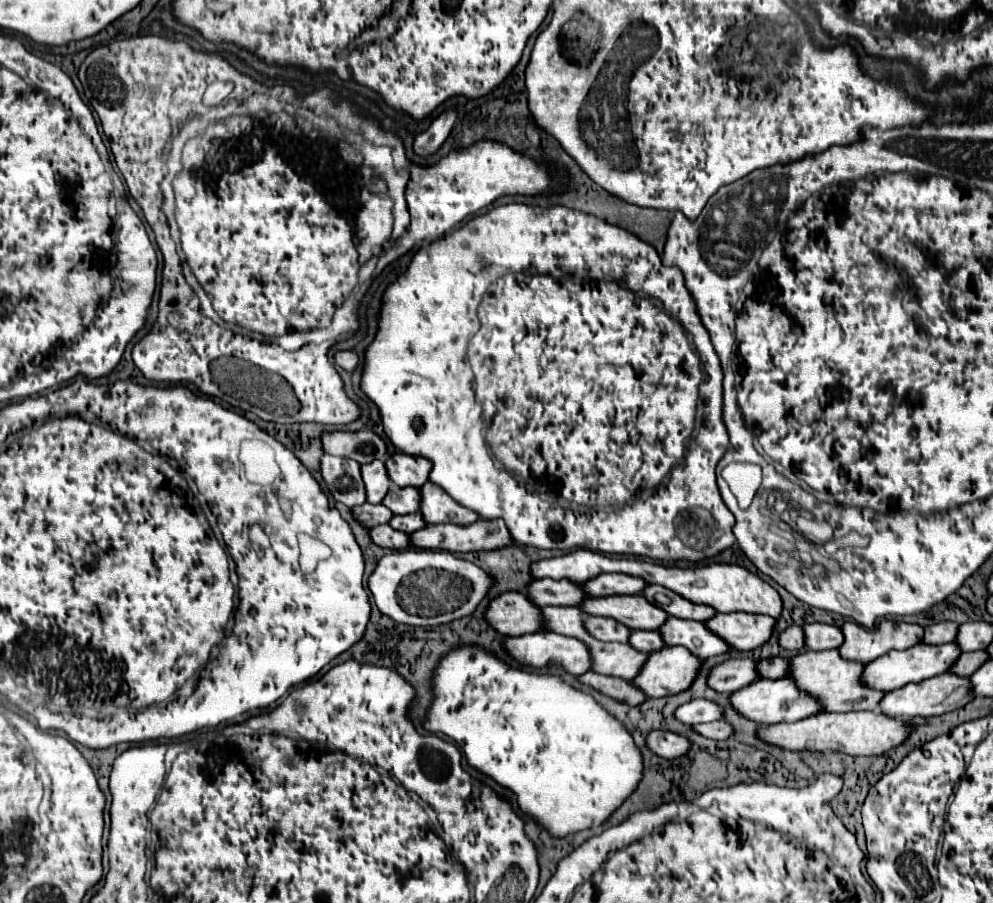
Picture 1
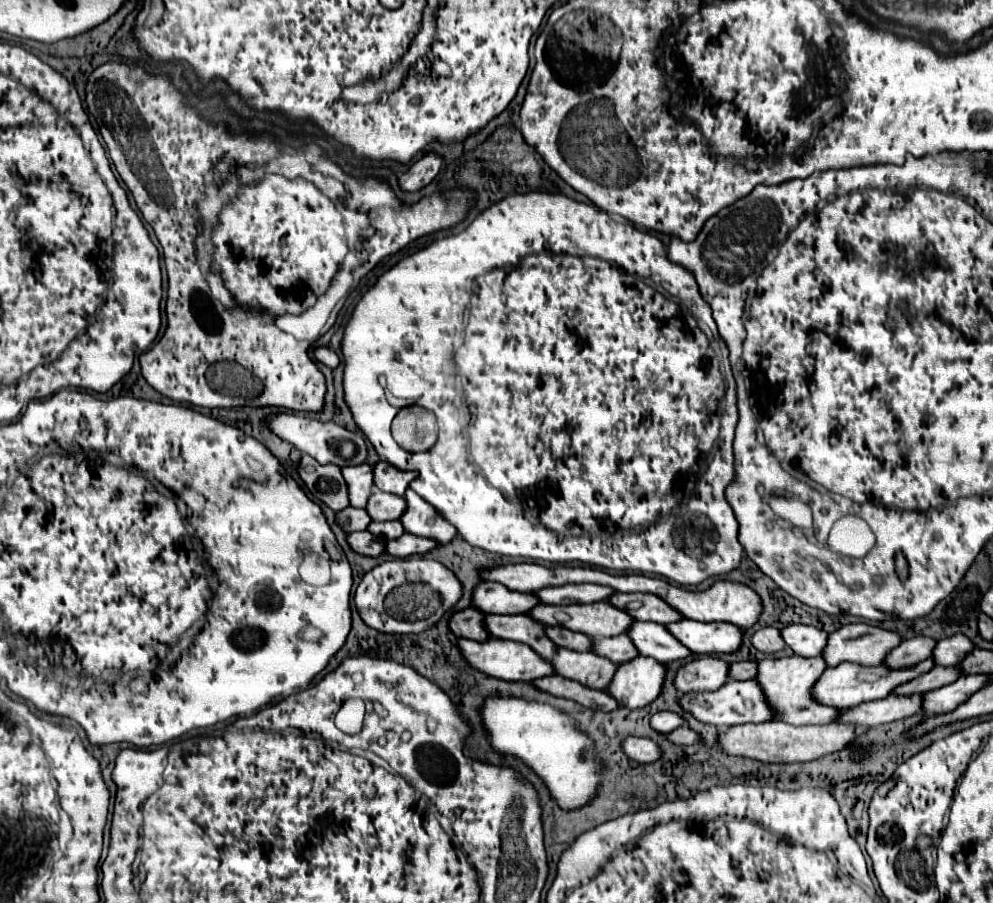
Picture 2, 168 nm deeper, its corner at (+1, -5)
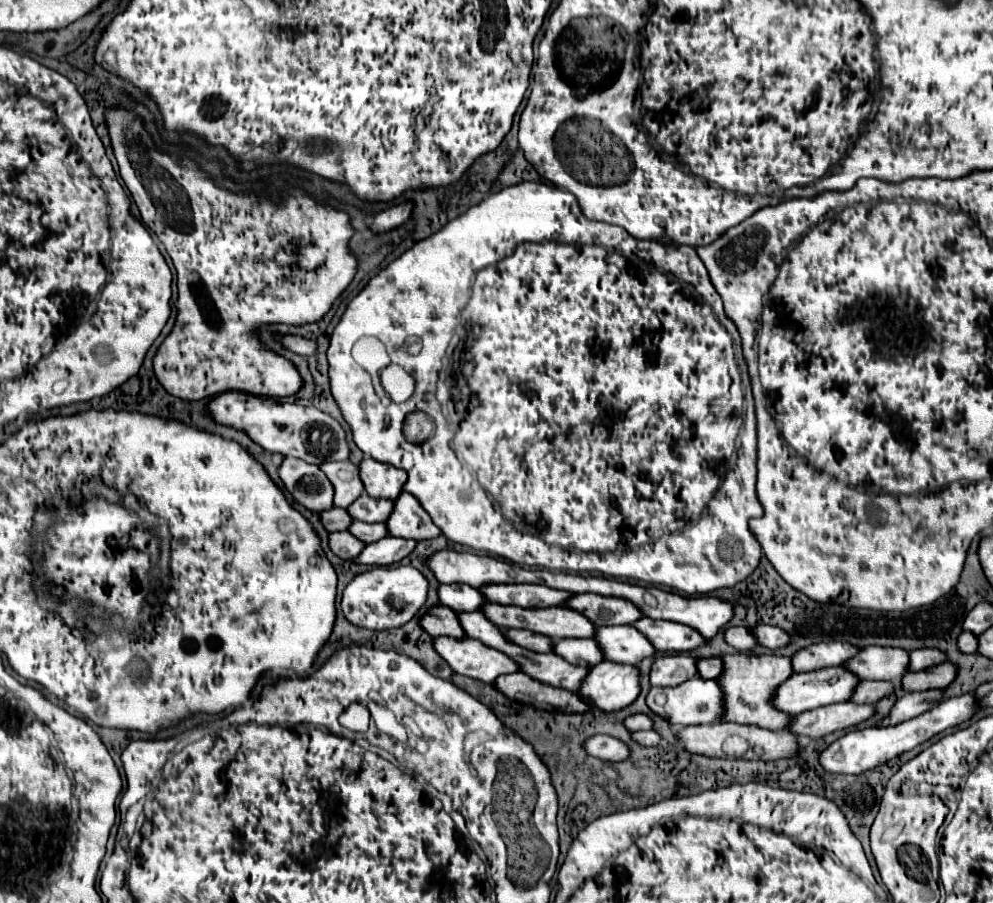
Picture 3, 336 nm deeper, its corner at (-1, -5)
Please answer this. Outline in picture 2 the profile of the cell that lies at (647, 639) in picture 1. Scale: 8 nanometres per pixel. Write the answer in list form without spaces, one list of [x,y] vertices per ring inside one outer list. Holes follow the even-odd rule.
[[[615,635],[607,639],[591,639],[591,653],[603,655],[611,659],[611,663],[625,663],[629,659],[635,659],[639,653],[627,639],[627,635]]]

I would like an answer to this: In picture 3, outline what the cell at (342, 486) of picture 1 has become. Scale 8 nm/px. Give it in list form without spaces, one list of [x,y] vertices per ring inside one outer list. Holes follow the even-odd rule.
[[[287,457],[279,467],[279,475],[285,483],[285,489],[307,509],[321,513],[333,507],[335,489],[319,465]]]

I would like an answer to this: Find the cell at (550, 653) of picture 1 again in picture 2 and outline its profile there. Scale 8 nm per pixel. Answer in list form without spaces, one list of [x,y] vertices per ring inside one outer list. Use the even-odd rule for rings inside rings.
[[[457,639],[457,647],[463,655],[463,659],[475,667],[477,671],[483,671],[485,675],[503,679],[503,681],[533,681],[545,675],[555,675],[553,667],[539,659],[539,655],[535,655],[535,651],[531,651],[531,647],[523,645],[523,643],[515,643],[515,641],[501,641],[501,639],[489,639],[489,641],[469,641],[469,639]]]

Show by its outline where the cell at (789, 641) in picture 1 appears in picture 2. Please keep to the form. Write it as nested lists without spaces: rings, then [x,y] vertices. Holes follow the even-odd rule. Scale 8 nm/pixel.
[[[763,627],[753,633],[751,645],[761,653],[777,653],[777,651],[785,649],[785,643],[781,643],[783,639],[777,633],[779,633],[779,629],[775,629],[775,627]]]

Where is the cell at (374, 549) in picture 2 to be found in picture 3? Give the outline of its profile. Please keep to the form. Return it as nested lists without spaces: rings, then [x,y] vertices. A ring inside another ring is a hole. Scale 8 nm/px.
[[[339,531],[329,535],[329,547],[341,559],[355,559],[365,549],[365,543],[361,539],[355,539],[355,535],[349,531]]]

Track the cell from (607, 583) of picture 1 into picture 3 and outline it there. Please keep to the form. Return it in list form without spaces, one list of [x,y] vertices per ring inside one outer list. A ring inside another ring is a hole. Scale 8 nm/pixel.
[[[497,585],[481,589],[489,603],[501,605],[519,605],[519,607],[551,607],[565,605],[567,599],[575,597],[575,593],[551,589],[545,585]]]

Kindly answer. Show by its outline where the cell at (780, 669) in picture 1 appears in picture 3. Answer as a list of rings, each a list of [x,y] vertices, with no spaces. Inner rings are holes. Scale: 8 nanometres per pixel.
[[[711,657],[711,659],[699,661],[699,671],[701,671],[701,677],[705,677],[705,679],[719,679],[723,669],[725,669],[725,665],[723,665],[721,657]]]

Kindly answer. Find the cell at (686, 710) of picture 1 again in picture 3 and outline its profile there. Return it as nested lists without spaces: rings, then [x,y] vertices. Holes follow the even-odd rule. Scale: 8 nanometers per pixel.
[[[631,715],[625,719],[625,727],[631,731],[643,731],[643,729],[653,729],[653,719],[647,715]]]

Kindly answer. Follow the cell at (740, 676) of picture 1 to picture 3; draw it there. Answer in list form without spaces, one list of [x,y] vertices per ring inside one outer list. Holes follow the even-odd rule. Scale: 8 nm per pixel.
[[[687,653],[659,657],[653,663],[653,669],[651,669],[651,685],[677,687],[677,685],[685,683],[687,679],[697,677],[699,675],[697,661],[699,659],[695,659],[695,657],[687,655]]]

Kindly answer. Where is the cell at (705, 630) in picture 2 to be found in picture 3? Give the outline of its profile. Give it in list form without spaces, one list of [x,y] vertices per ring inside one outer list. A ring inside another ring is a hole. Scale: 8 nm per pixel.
[[[639,619],[633,627],[637,627],[641,633],[649,637],[649,641],[659,651],[693,651],[697,647],[707,645],[707,639],[693,631],[693,627],[685,627],[681,623],[669,623],[669,621],[655,621],[655,619]]]

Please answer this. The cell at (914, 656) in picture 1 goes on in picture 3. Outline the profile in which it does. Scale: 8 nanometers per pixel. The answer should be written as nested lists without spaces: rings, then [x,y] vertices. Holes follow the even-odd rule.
[[[845,665],[807,671],[807,673],[795,673],[793,679],[787,679],[787,683],[781,685],[781,691],[777,691],[777,699],[773,699],[773,703],[777,703],[777,707],[785,713],[799,715],[803,711],[811,711],[811,709],[825,707],[831,703],[847,703],[853,697],[859,683],[861,679],[853,675]]]

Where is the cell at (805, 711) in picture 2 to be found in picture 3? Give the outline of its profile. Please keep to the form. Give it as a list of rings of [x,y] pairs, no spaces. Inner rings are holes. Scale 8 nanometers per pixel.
[[[723,655],[725,659],[725,675],[721,675],[721,687],[725,687],[725,693],[729,695],[729,715],[725,721],[733,723],[745,723],[745,725],[759,725],[765,729],[787,729],[793,715],[787,715],[779,711],[773,705],[773,697],[779,685],[783,685],[793,675],[791,657],[781,655]]]

